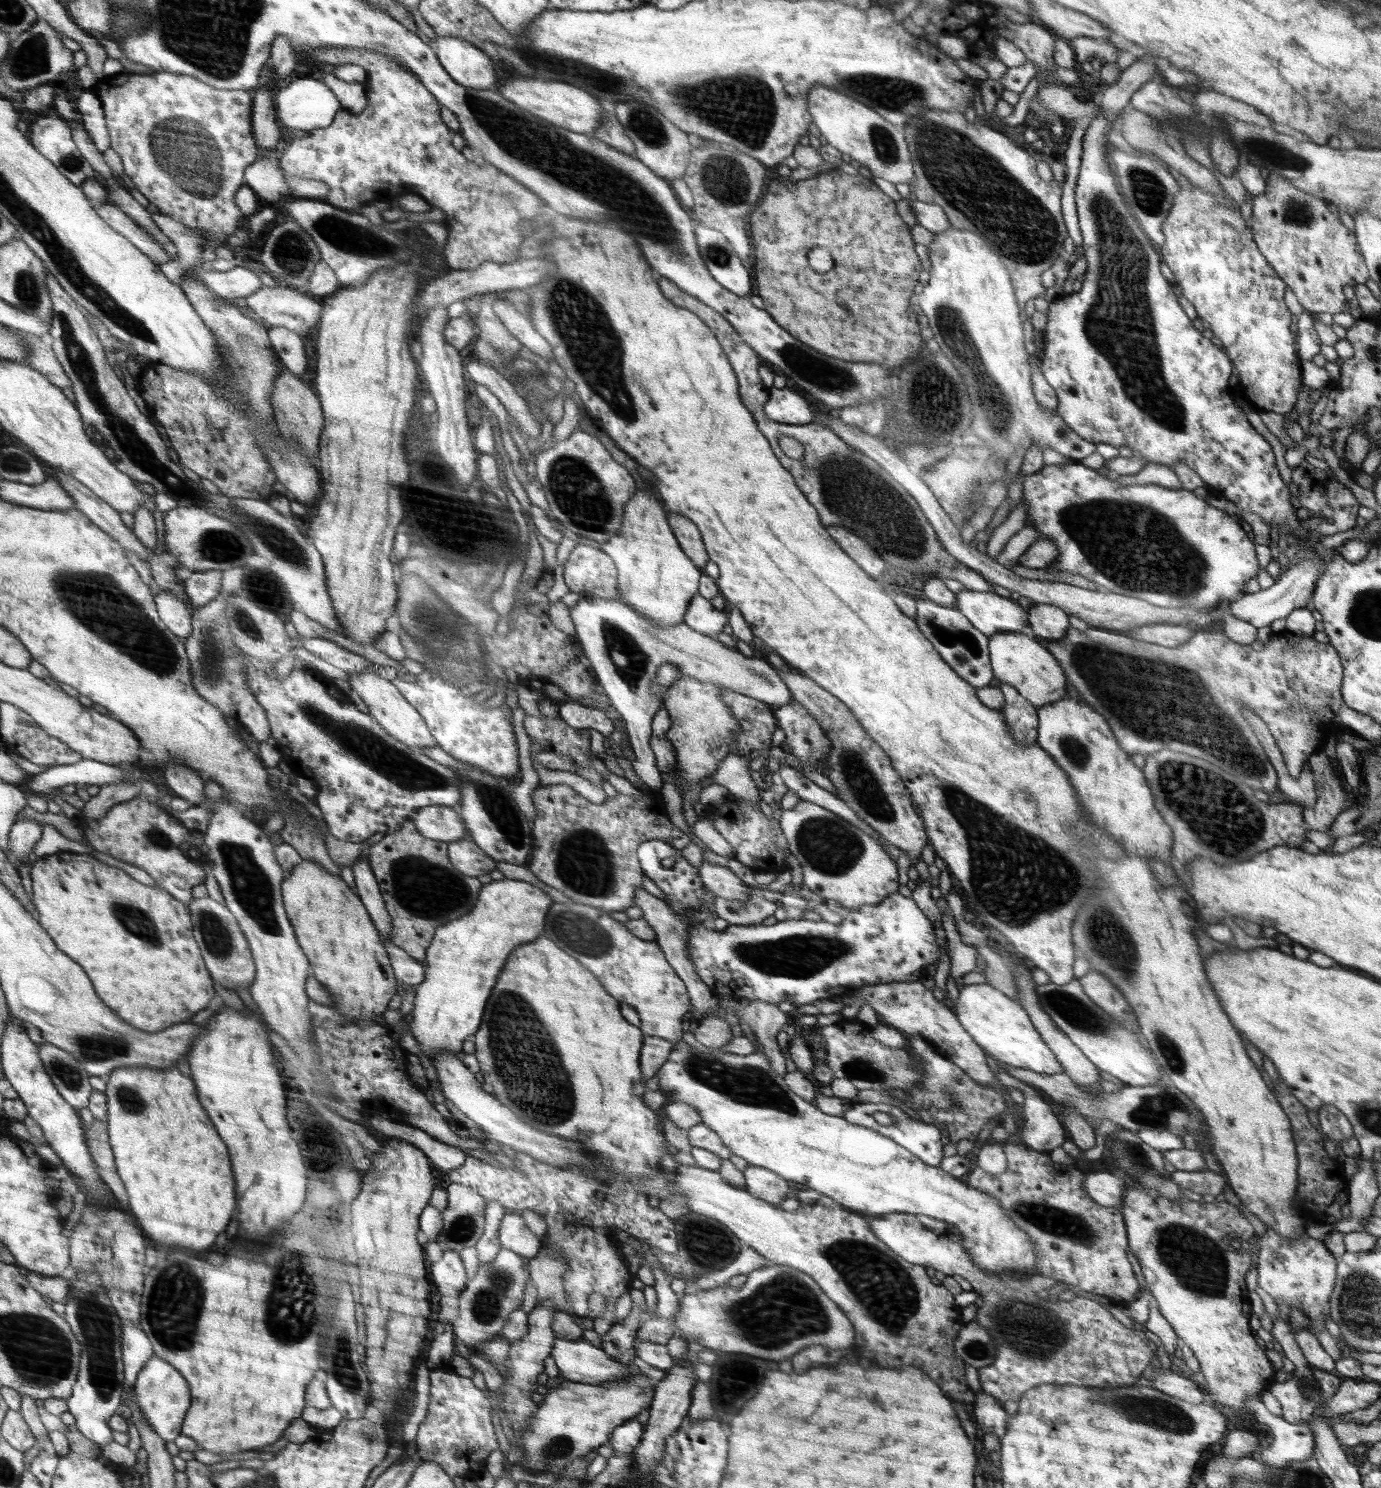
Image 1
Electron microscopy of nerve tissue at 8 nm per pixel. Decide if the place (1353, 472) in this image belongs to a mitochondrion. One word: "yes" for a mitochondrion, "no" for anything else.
no

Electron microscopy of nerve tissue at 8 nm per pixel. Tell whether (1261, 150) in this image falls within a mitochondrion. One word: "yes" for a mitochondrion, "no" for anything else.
yes

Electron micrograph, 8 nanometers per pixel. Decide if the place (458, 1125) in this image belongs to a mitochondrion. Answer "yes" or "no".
no

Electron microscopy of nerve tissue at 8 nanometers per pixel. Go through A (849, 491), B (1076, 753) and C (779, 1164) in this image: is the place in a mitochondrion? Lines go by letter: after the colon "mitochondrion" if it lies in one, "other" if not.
A: mitochondrion
B: mitochondrion
C: other

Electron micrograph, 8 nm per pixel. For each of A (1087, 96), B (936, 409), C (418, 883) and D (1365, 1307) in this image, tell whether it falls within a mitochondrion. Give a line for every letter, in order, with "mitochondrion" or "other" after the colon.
A: other
B: mitochondrion
C: mitochondrion
D: mitochondrion

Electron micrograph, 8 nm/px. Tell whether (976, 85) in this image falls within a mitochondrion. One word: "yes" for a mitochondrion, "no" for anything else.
no

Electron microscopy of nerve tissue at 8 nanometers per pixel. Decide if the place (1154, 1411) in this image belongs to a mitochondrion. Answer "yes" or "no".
yes

